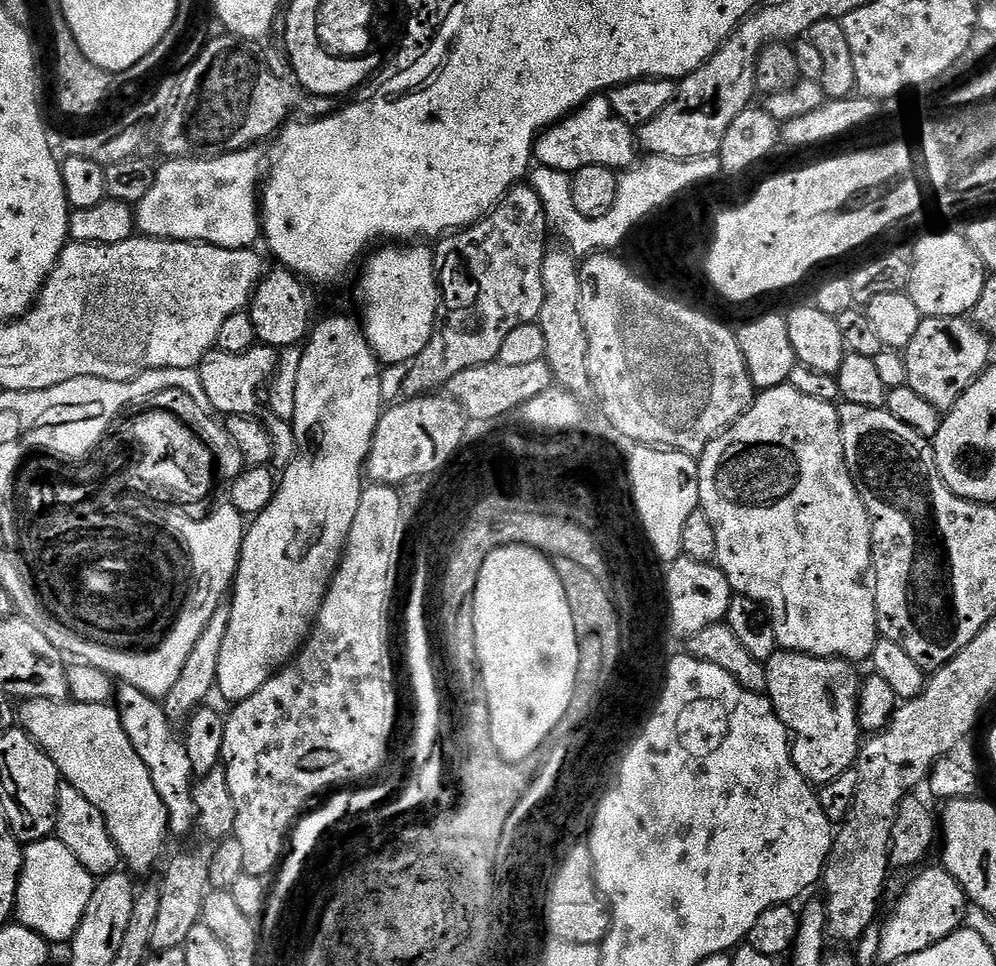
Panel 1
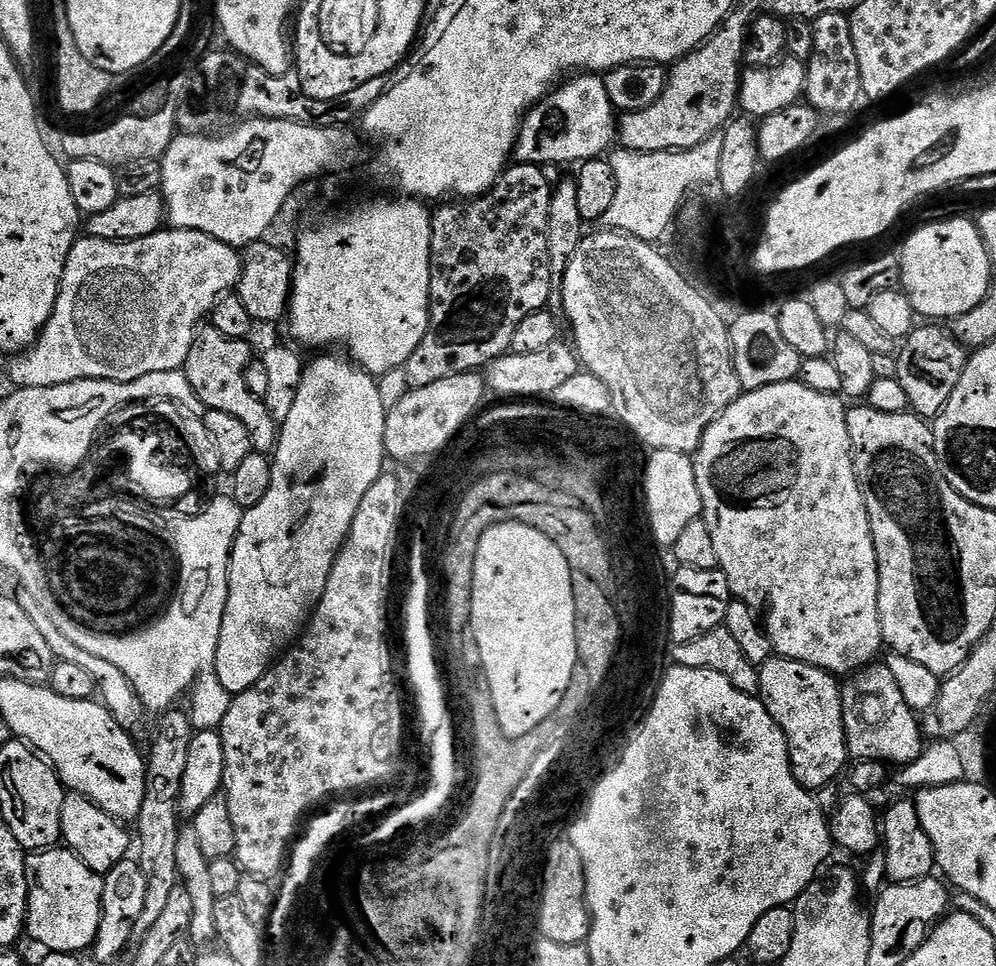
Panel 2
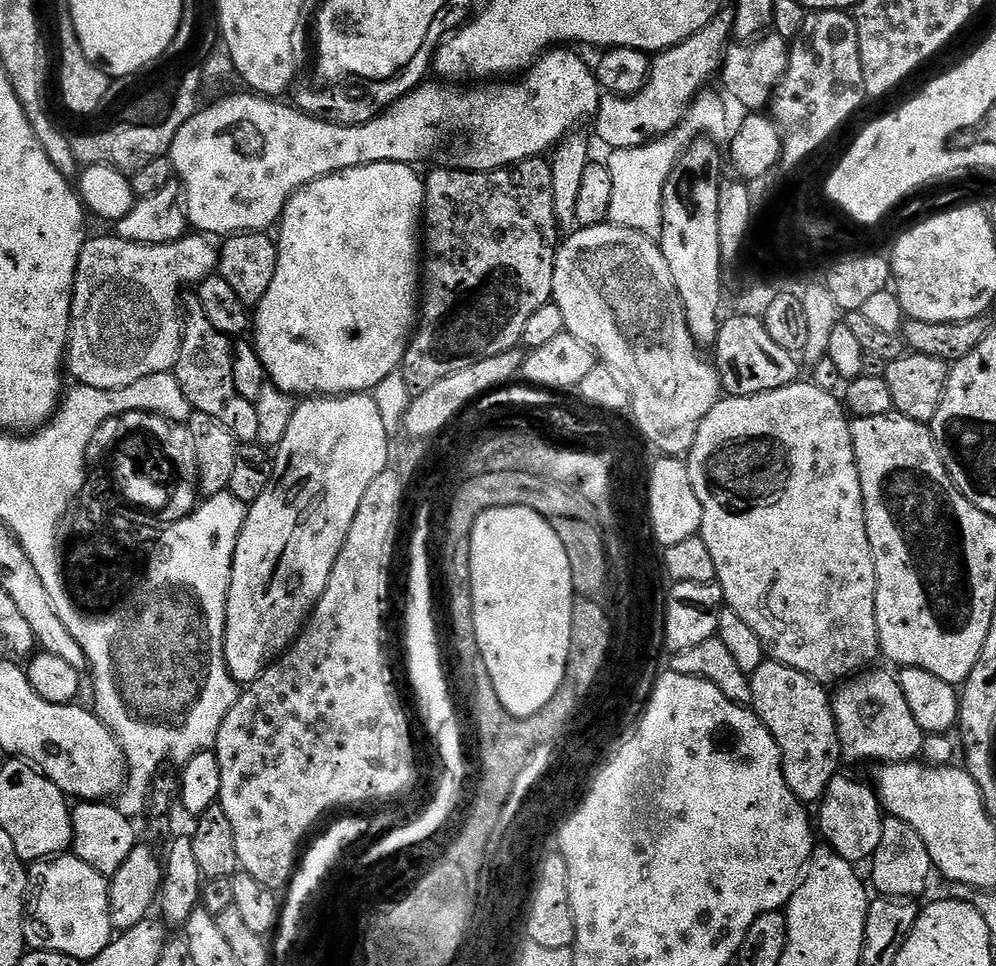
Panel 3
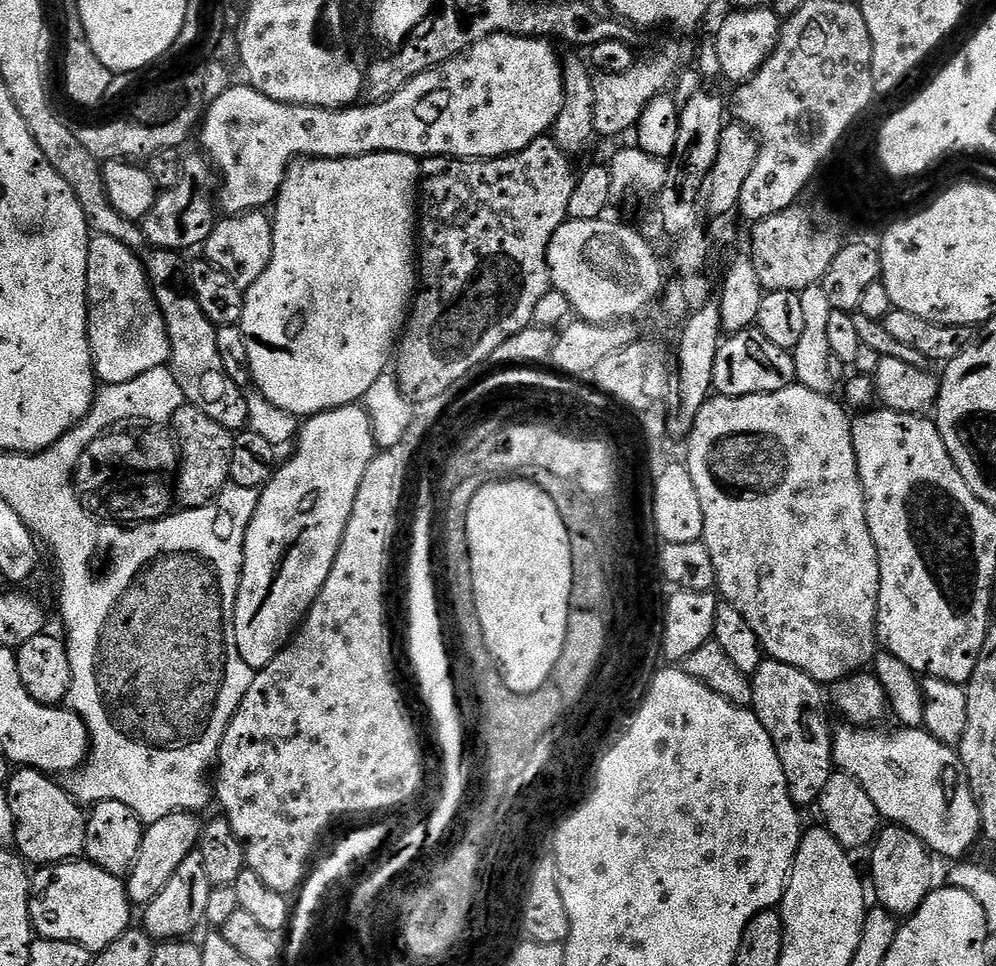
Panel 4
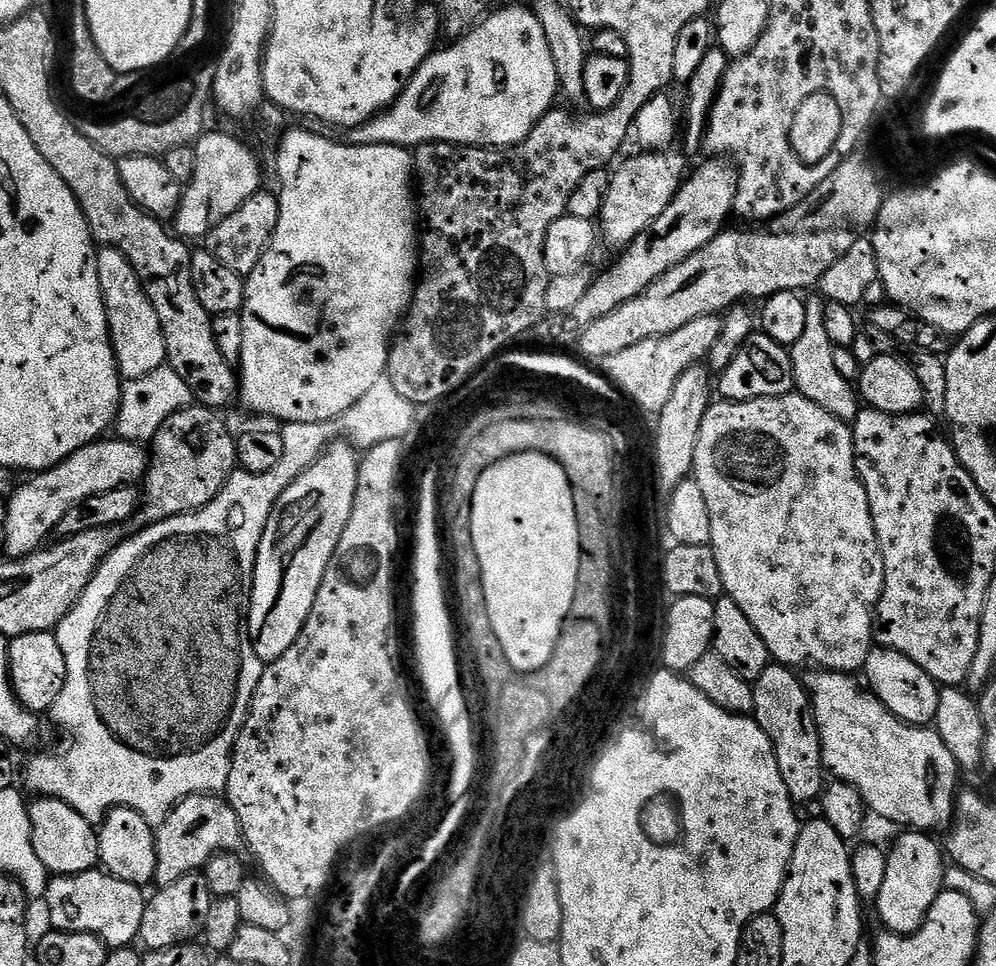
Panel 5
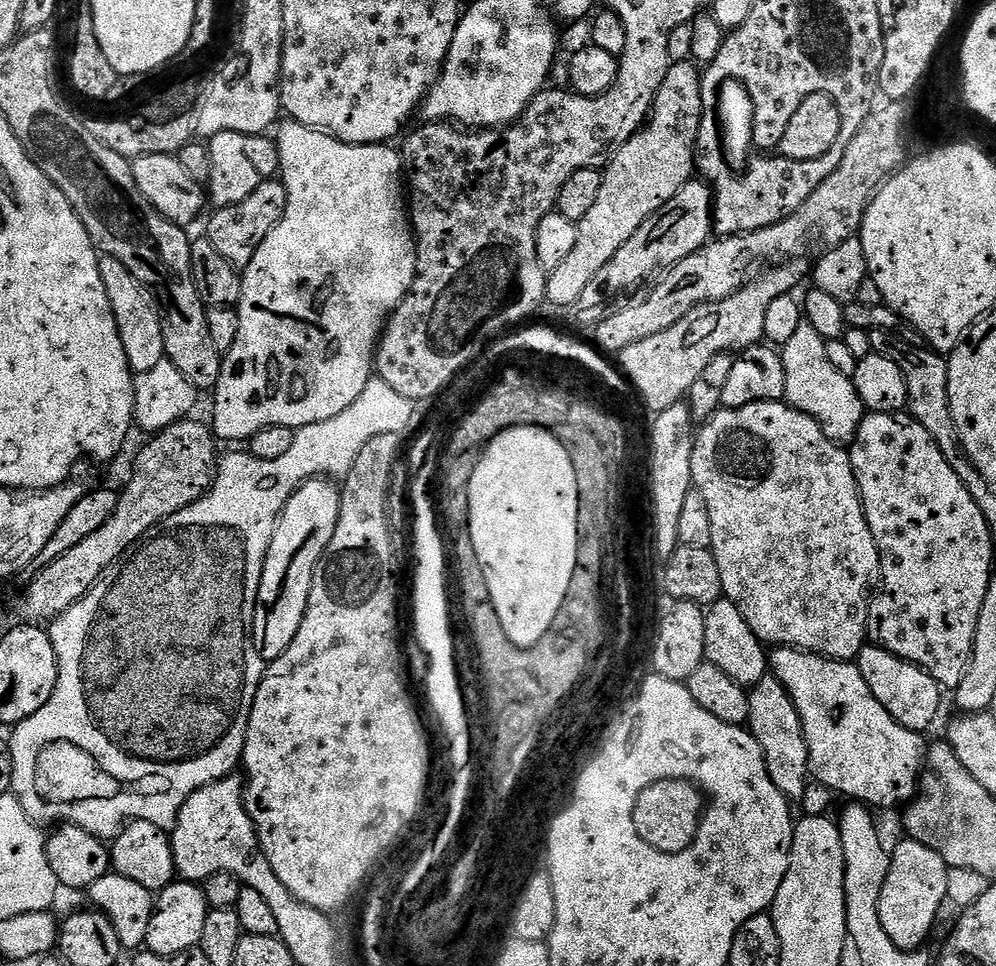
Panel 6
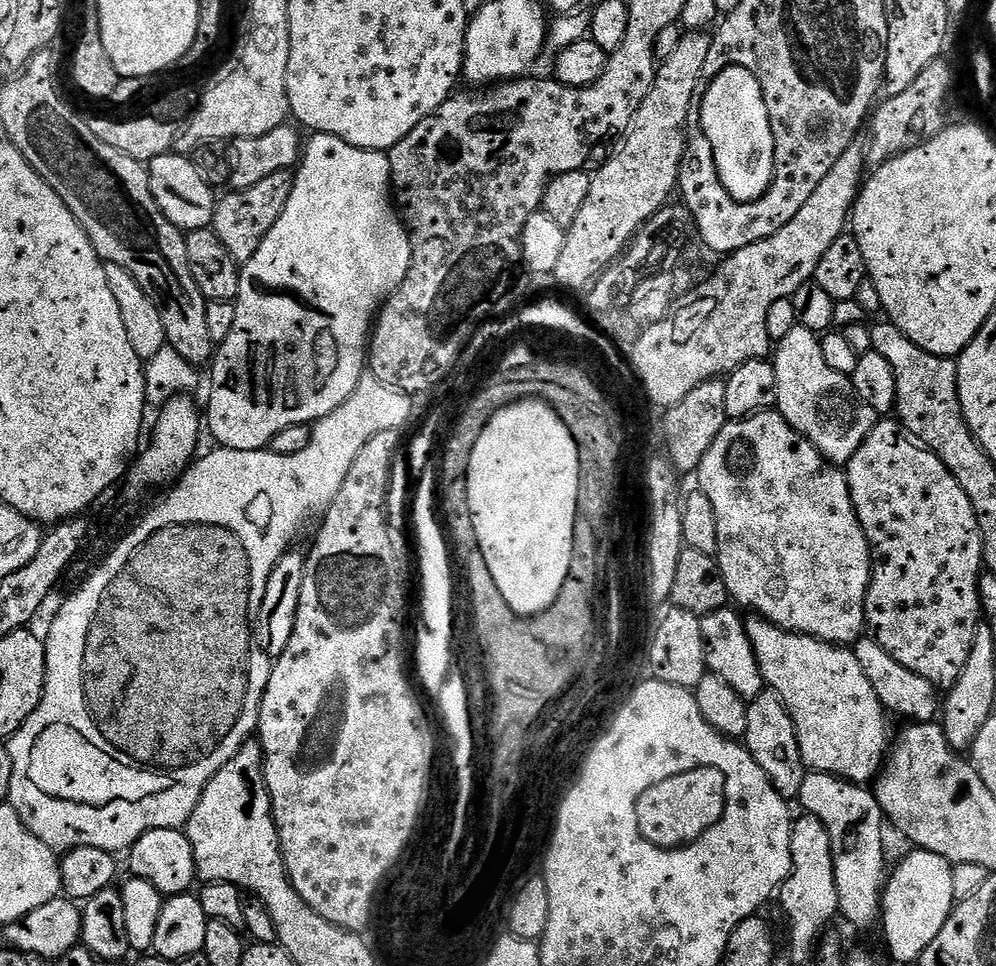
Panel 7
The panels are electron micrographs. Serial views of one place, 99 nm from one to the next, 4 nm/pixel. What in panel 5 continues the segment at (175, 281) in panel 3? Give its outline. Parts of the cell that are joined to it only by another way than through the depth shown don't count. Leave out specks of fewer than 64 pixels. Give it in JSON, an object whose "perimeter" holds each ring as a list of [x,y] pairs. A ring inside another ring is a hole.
{"perimeter":[[[101,247],[96,253],[96,265],[98,282],[102,286],[102,298],[106,306],[112,349],[116,355],[116,369],[125,381],[146,378],[146,374],[165,367],[168,358],[166,338],[162,334],[158,314],[138,274],[117,248]]]}

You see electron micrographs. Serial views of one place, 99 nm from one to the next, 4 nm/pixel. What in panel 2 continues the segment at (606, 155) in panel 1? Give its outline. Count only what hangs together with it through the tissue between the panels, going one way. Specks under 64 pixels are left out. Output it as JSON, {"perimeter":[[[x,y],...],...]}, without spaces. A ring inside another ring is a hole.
{"perimeter":[[[576,74],[565,79],[546,99],[539,100],[520,122],[520,136],[516,139],[515,159],[521,164],[573,164],[579,166],[585,160],[594,160],[605,155],[611,144],[618,140],[618,113],[606,94],[603,75]]]}

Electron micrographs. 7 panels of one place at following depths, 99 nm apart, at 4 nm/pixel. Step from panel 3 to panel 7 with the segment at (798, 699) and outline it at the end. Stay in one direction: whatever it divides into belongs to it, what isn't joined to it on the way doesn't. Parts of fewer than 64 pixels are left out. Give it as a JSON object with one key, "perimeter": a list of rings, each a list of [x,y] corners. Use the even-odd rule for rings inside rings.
{"perimeter":[[[766,690],[749,703],[746,734],[742,738],[742,743],[754,758],[754,762],[758,762],[762,770],[766,770],[766,778],[770,778],[774,790],[778,790],[778,794],[785,800],[795,801],[802,790],[806,769],[802,762],[802,750],[798,746],[798,734],[794,730],[794,722],[782,698],[778,698],[776,692]]]}

